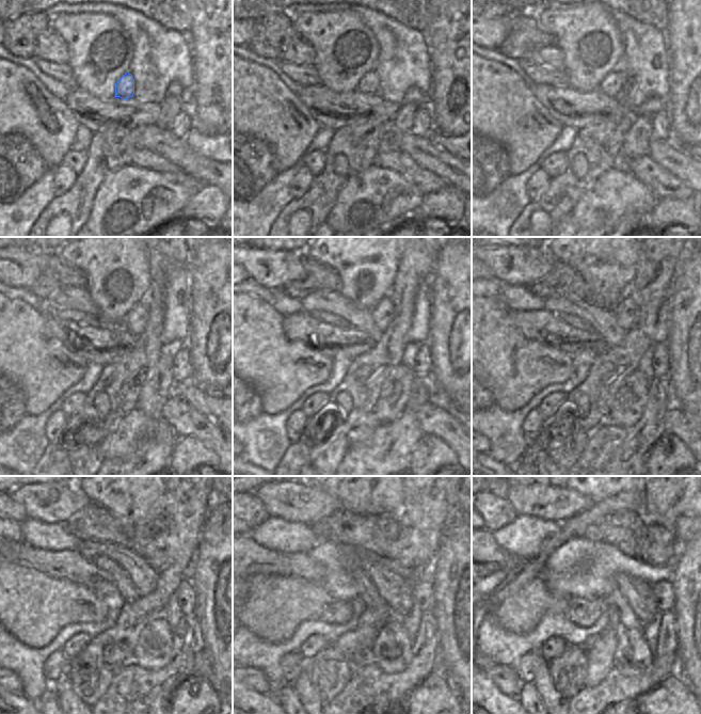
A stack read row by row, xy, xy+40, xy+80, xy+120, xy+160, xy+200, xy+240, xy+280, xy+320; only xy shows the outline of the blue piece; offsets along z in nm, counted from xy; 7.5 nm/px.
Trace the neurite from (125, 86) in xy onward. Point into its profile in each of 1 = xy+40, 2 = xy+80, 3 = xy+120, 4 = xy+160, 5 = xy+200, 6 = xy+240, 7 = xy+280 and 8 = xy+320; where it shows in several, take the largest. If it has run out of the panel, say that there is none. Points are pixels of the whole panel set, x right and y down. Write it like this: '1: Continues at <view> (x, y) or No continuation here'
1: Continues at xy+40 (369, 84)
2: Continues at xy+80 (612, 84)
3: Continues at xy+120 (136, 321)
4: Continues at xy+160 (383, 314)
5: Continues at xy+200 (626, 313)
6: Continues at xy+240 (155, 553)
7: Continues at xy+280 (401, 551)
8: Continues at xy+320 (658, 554).

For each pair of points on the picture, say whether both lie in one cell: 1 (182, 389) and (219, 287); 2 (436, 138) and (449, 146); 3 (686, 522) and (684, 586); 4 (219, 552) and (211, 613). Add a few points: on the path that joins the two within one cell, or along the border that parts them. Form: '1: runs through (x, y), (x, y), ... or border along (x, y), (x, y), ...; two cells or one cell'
1: border along (193, 381), (210, 395), (214, 395); two cells
2: runs through (440, 139), (446, 143); one cell
3: border along (689, 540), (685, 544), (675, 567); two cells
4: runs through (211, 567), (211, 598); one cell

